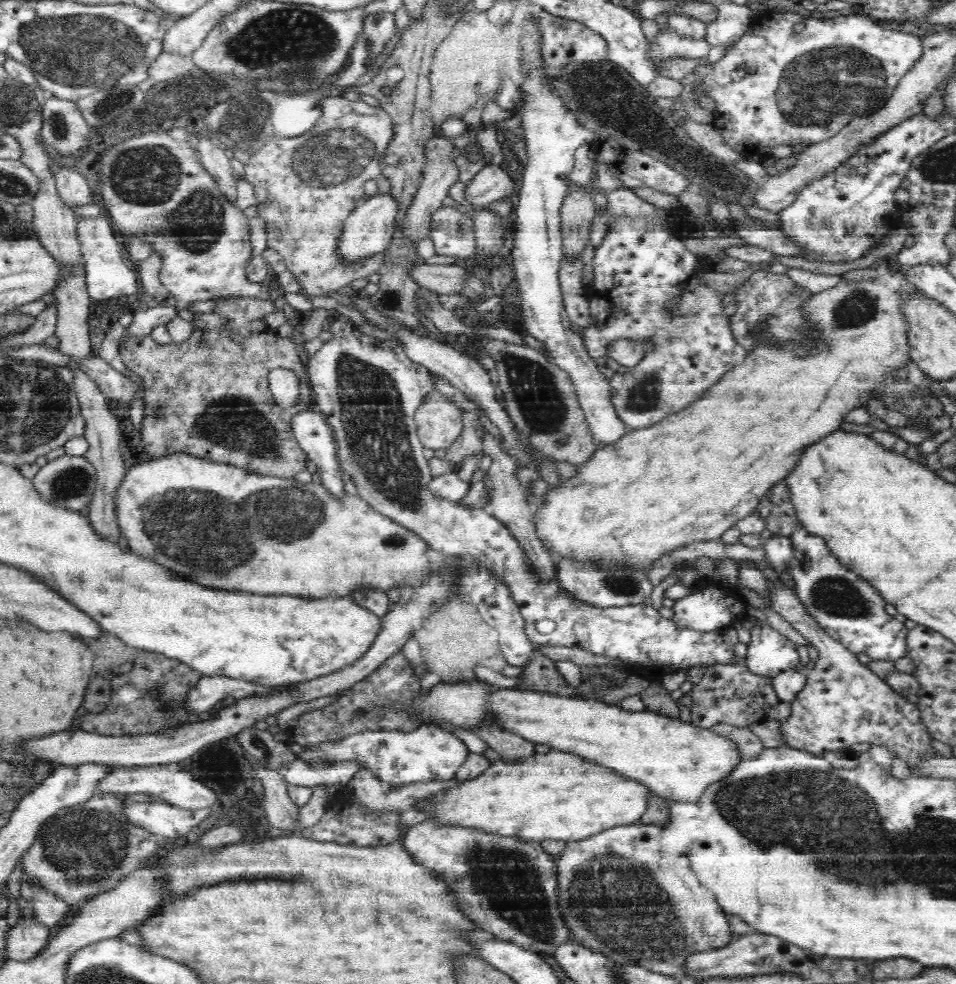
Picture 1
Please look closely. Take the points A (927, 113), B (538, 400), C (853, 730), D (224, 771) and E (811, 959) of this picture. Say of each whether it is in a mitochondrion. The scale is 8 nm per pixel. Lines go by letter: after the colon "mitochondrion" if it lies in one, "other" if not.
A: other
B: mitochondrion
C: other
D: mitochondrion
E: other

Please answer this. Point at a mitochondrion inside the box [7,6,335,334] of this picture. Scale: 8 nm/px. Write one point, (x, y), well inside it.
(72, 51)

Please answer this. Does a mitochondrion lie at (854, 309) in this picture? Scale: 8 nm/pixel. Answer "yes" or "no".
yes

